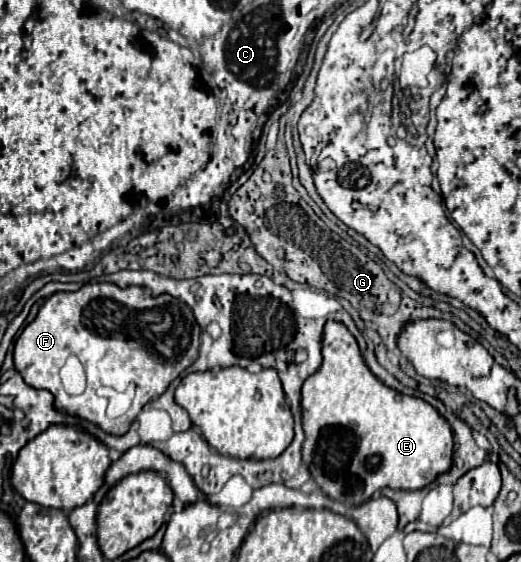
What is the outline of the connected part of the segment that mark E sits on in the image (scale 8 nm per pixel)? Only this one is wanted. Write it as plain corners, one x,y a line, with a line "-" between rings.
328,320
326,326
324,326
324,338
322,338
322,366
306,378
304,386
302,386
302,428
304,428
304,434
306,434
306,440
302,444
302,462
308,466
312,478
316,480
316,484
332,498
332,500
338,500
338,502
344,502
344,504
362,504
366,500
372,498
374,492
382,490
382,488
400,488
400,490
420,490
428,484
432,484
442,472
450,470
452,466
452,448
454,448
454,440
452,440
452,428
448,426
446,418
438,414
438,410
434,406
430,406
426,400
422,398
416,398
416,396
408,396
408,394
402,394
402,392
396,392
392,388
388,388
386,384
382,384
372,372
370,368
366,366
362,354
360,354
360,348
358,348
358,342
356,338
348,332
348,328
342,324
342,322
334,322
334,320

